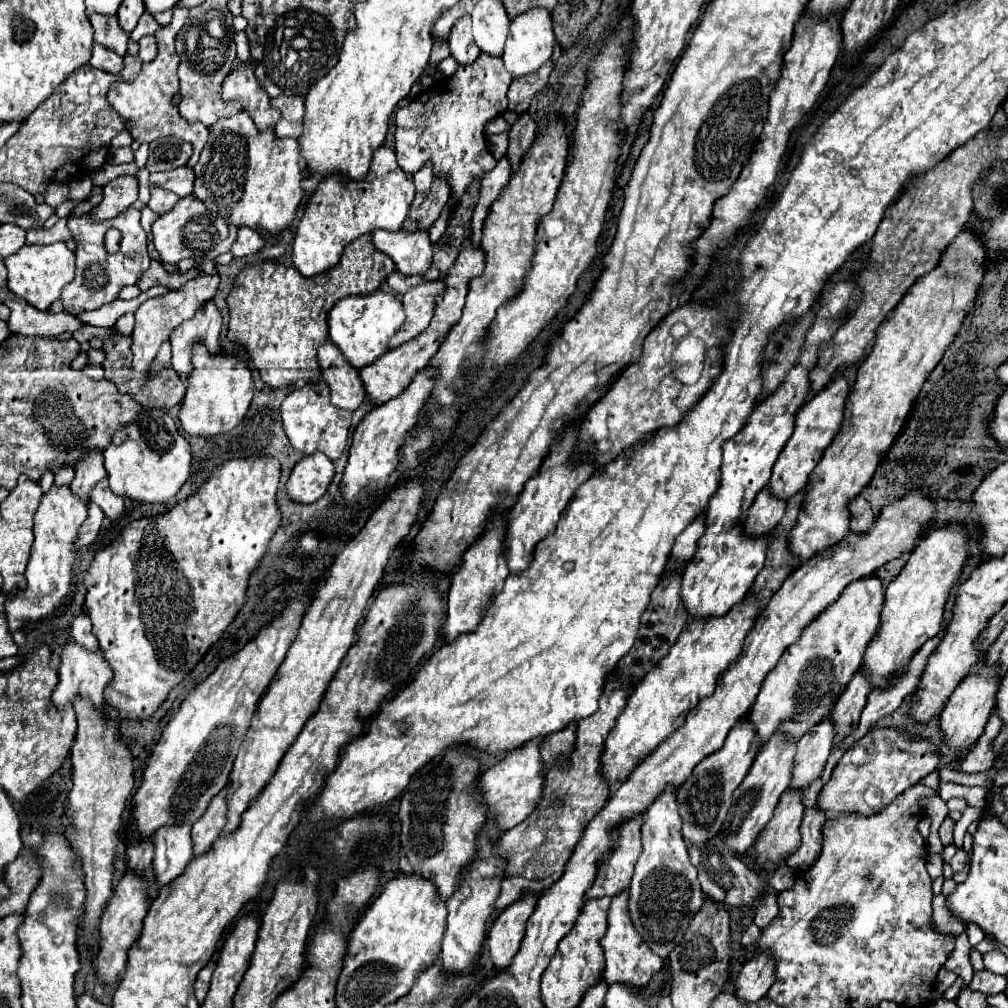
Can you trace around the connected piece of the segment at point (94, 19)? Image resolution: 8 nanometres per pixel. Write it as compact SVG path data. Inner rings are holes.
M92 13L92 15L90 15L90 23L92 23L92 27L94 27L94 41L102 43L102 45L108 47L108 49L114 49L120 57L126 53L130 33L126 33L126 31L118 25L118 17L116 17L116 15Z

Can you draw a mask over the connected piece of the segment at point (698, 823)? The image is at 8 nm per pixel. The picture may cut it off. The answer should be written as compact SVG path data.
M742 719L728 733L724 747L712 753L710 757L702 759L692 771L692 775L686 779L686 783L678 787L676 799L678 799L680 817L682 817L682 837L688 845L700 847L702 843L718 835L726 819L726 813L730 809L730 797L746 777L750 765L754 763L756 753L758 753L758 735L754 733L754 725L750 725L748 719Z

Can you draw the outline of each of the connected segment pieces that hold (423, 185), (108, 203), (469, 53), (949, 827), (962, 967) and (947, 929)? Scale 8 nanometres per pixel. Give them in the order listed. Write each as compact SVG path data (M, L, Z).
M428 161L420 171L416 171L412 177L414 177L414 185L416 185L416 197L414 197L414 201L412 201L412 207L420 207L422 201L424 201L424 197L426 197L426 193L430 191L432 179L434 179L430 161Z
M116 177L104 187L104 201L90 213L94 221L110 219L122 213L138 199L138 179L136 177Z
M464 15L456 21L456 25L452 27L452 31L448 35L448 45L450 45L452 57L460 65L470 65L476 61L476 57L480 55L480 49L476 47L474 39L472 39L470 15Z
M946 817L944 823L940 825L940 841L944 847L948 847L952 843L952 831L954 831L954 821L950 817Z
M962 933L956 937L956 943L954 943L954 949L946 961L946 967L954 973L958 973L964 980L964 987L968 987L968 983L971 982L974 971L970 967L970 943L968 943L968 935Z
M940 893L940 895L934 895L932 899L932 917L934 917L934 925L942 931L942 933L950 933L950 935L958 935L962 931L966 931L966 927L948 911L946 907L946 897Z

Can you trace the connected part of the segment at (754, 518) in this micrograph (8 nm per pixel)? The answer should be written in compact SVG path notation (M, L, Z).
M762 489L756 495L756 499L754 499L744 523L742 523L744 533L750 535L750 537L768 535L780 523L782 515L784 515L784 509L786 509L784 501L772 499L768 489Z

